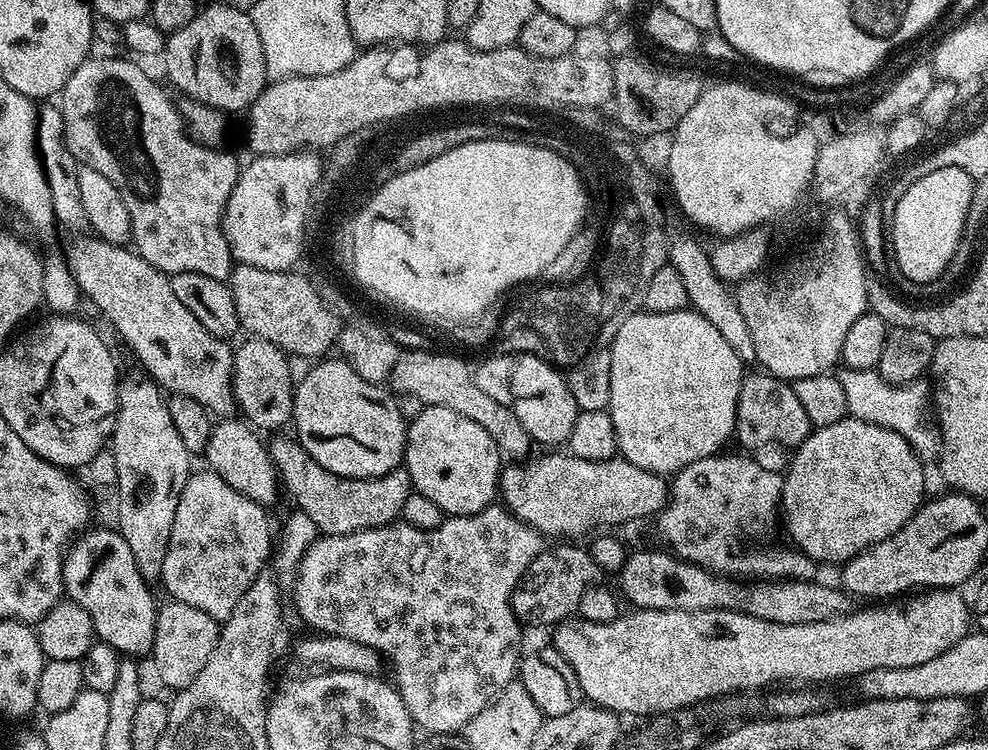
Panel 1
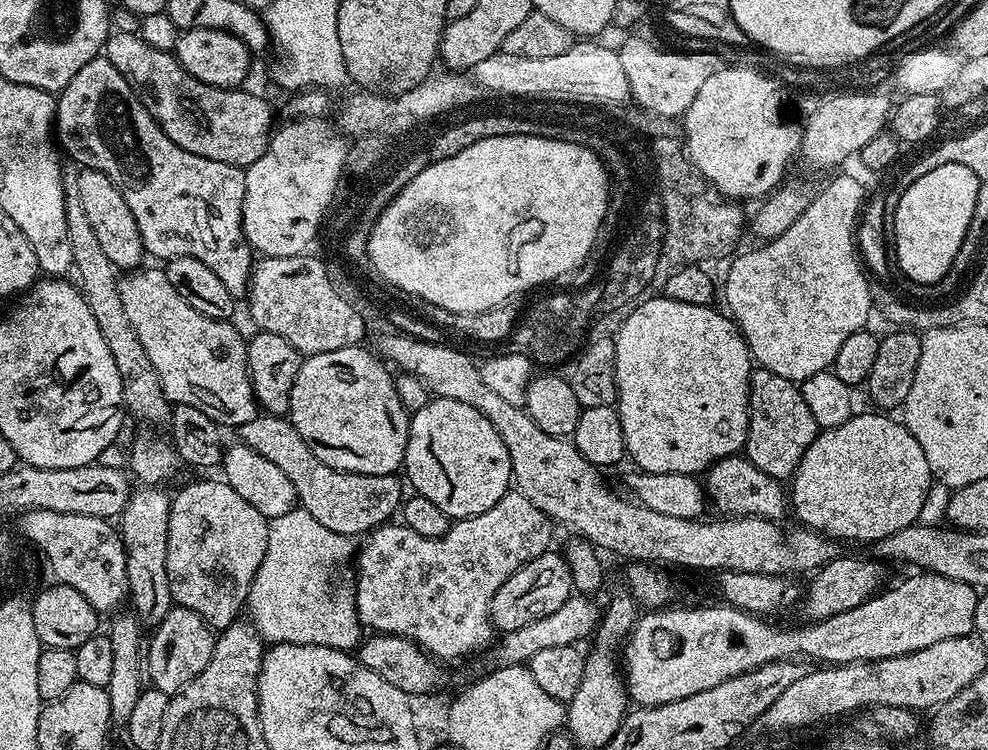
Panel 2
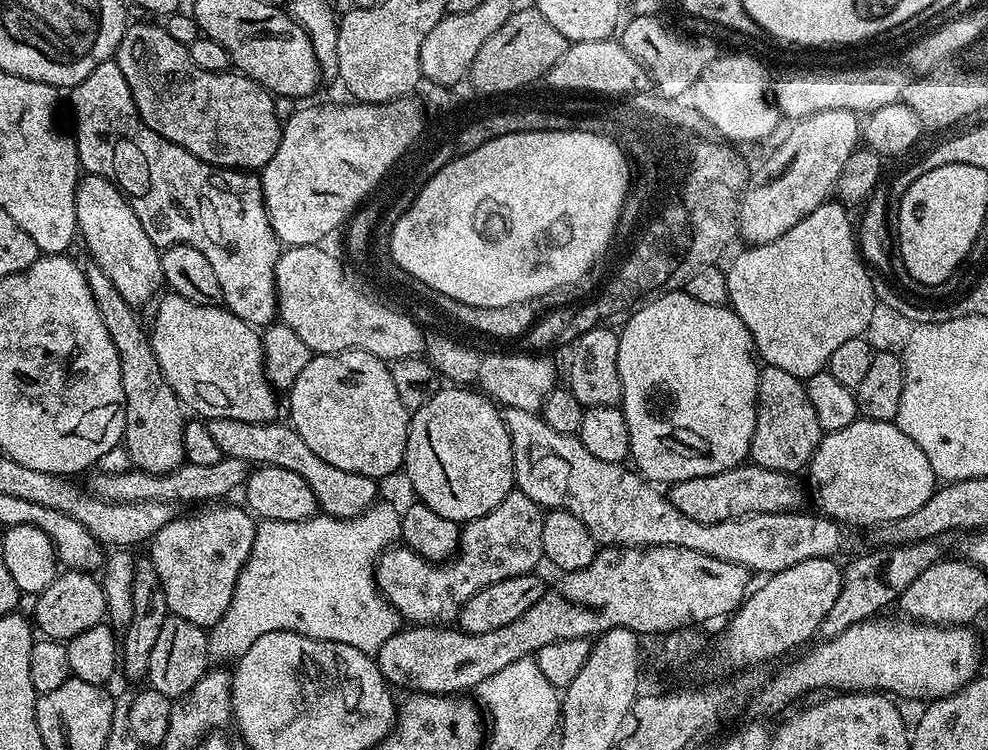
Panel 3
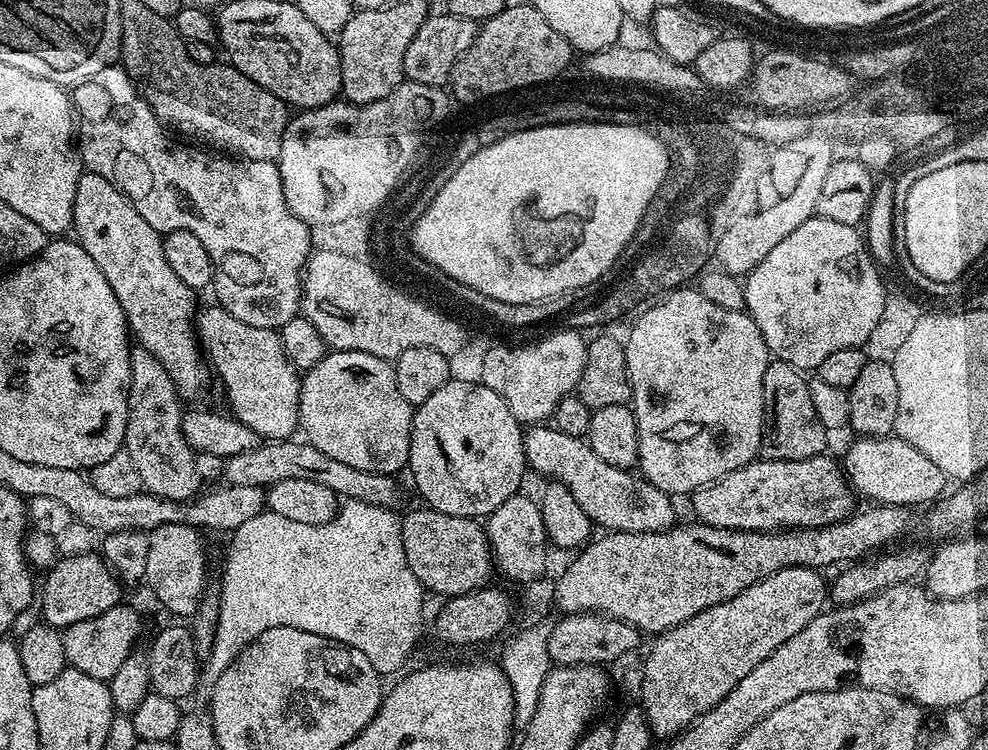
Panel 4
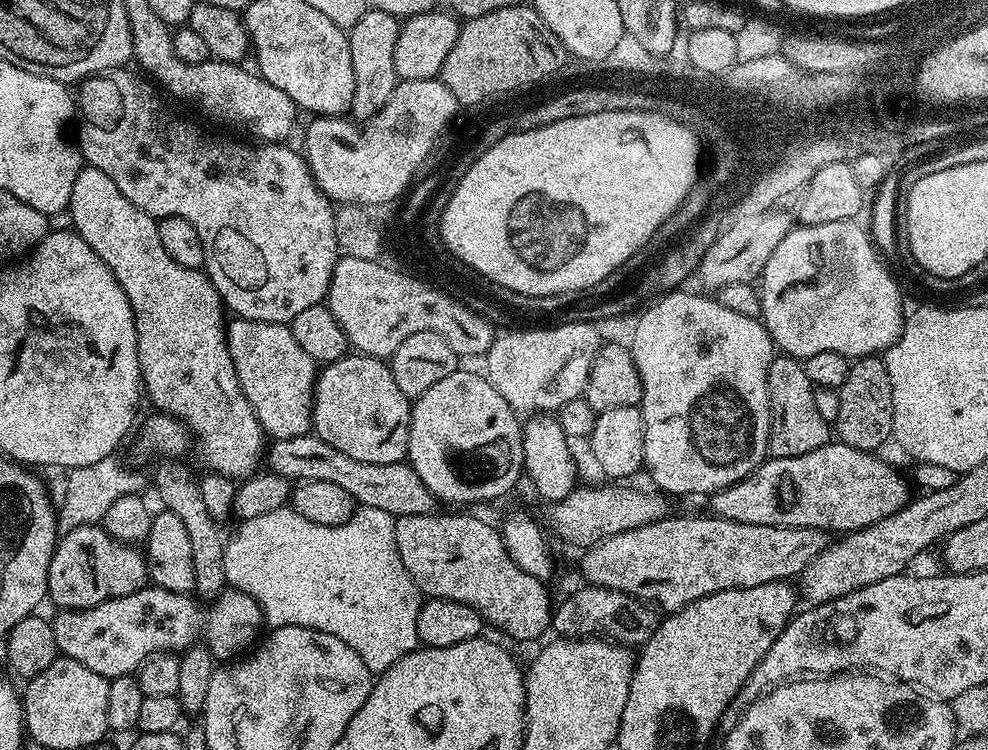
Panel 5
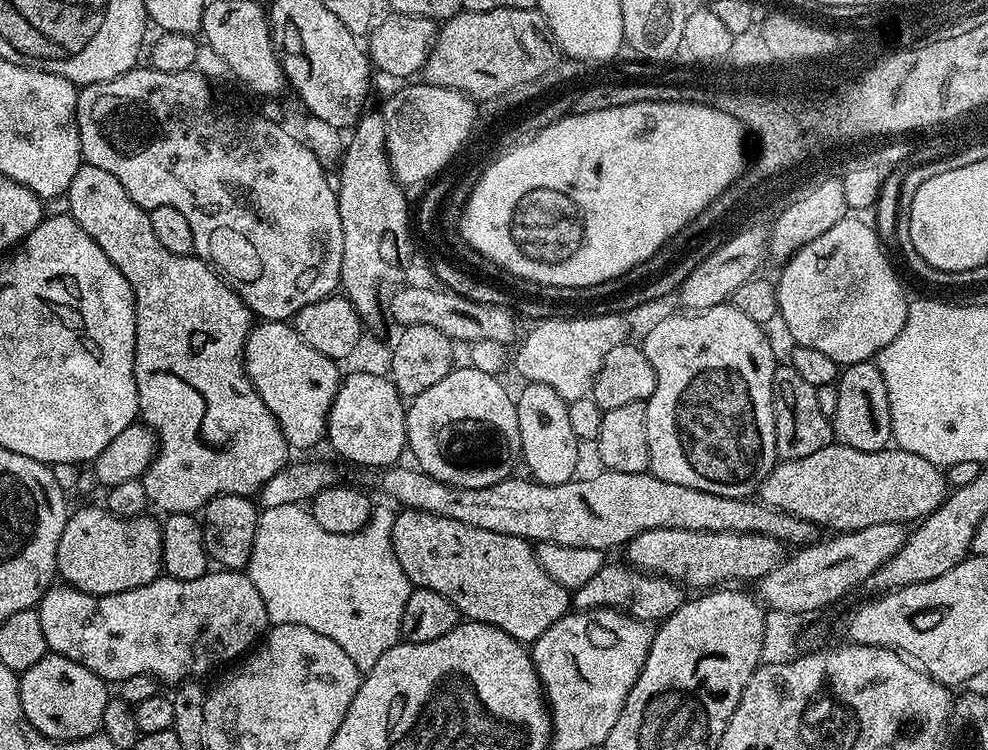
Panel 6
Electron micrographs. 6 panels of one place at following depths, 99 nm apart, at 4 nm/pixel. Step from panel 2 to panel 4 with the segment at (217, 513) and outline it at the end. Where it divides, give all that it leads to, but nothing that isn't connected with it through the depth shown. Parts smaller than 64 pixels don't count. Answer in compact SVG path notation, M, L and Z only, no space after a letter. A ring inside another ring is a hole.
M171 524L158 526L153 532L148 533L150 538L150 551L146 561L146 574L144 580L152 587L156 600L168 612L173 612L173 617L190 618L198 610L200 599L204 597L208 584L208 552L204 549L204 540L199 531L191 528L189 524Z

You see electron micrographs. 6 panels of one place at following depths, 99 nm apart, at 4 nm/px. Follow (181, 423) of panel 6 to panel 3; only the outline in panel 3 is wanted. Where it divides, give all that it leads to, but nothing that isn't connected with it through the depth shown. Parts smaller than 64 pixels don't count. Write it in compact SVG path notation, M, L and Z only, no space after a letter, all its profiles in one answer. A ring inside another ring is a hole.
M91 174L81 179L76 186L76 226L79 239L81 241L84 239L84 244L92 255L91 261L99 265L106 276L114 282L114 286L122 294L122 298L126 298L126 302L130 302L133 306L148 303L151 305L161 295L165 287L160 265L161 249L150 242L146 230L142 230L142 222L138 222L138 214L134 214L127 196L115 184L111 184L106 178Z

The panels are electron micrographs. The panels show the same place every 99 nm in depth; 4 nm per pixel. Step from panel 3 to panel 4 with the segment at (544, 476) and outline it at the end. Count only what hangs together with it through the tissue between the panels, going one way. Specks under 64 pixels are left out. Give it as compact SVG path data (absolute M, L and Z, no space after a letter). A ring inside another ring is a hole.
M532 426L524 434L524 458L529 469L532 468L542 475L548 476L549 481L559 482L574 494L574 502L586 510L597 529L608 532L667 532L677 523L676 508L673 497L658 490L649 480L641 478L635 471L618 466L610 466L610 462L602 462L598 454L588 444L587 439L562 434L554 426Z

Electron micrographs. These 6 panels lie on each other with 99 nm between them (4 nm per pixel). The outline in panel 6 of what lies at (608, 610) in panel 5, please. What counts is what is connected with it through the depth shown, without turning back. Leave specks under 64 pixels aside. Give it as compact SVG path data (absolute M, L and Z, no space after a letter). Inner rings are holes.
M612 562L605 563L602 570L598 570L598 574L594 574L594 578L590 578L590 582L585 582L580 588L575 589L570 596L570 604L573 609L576 610L587 610L589 608L614 608L617 612L625 612L627 616L634 617L635 620L647 620L649 622L663 622L670 614L674 614L674 610L678 610L684 604L686 599L686 592L681 585L677 584L674 580L668 580L664 576L658 576L655 574L649 574L641 572L638 568L633 568L627 563L621 562L621 564L612 564Z

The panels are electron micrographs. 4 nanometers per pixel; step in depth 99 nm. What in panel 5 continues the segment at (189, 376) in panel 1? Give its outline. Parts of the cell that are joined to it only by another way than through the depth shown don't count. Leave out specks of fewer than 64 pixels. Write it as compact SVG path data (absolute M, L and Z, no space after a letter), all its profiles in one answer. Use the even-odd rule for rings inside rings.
M233 319L227 325L228 349L238 374L242 394L250 402L258 422L272 440L309 435L312 428L312 397L318 365L298 346L291 327L257 320Z

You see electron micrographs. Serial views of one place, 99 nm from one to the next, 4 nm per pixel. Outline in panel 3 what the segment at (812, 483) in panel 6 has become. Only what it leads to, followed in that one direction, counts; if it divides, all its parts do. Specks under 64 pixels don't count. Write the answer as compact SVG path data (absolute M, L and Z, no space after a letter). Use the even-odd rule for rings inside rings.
M745 462L738 468L731 468L717 476L703 476L702 478L686 478L682 482L671 485L670 499L686 518L694 518L694 522L706 522L717 524L723 520L738 520L741 516L757 516L758 514L770 514L771 512L790 512L801 507L800 484L795 475L787 472L775 472L766 470L762 466Z

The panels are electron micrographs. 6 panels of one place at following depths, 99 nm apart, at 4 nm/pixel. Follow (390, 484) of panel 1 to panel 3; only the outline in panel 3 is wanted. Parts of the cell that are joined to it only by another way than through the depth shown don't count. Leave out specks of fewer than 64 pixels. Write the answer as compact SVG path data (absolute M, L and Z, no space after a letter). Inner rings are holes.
M218 418L207 421L210 435L218 442L221 453L244 460L249 466L267 466L294 470L302 478L306 478L306 486L314 490L319 511L325 516L333 516L339 520L352 520L363 512L369 512L377 503L377 481L370 476L354 474L350 470L338 470L338 466L330 466L330 462L322 462L306 442L297 434L291 423L284 422L238 422L234 418Z

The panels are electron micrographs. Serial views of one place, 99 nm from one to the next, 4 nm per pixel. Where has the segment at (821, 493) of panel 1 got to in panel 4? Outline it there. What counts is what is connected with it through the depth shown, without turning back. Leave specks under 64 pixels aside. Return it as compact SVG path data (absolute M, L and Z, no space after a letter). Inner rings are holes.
M862 436L853 439L848 453L842 459L844 475L848 483L861 497L872 500L876 504L916 504L931 505L945 495L946 477L922 450L914 450L910 442L891 436ZM861 492L861 493L860 493Z

